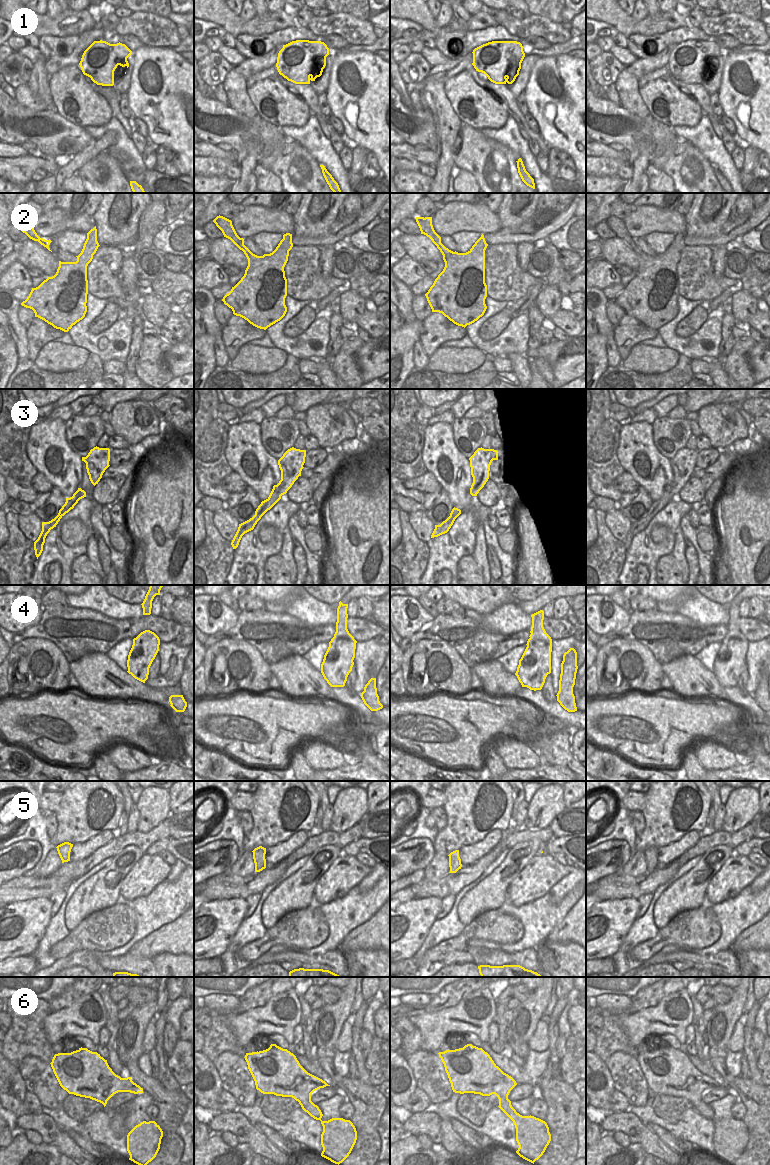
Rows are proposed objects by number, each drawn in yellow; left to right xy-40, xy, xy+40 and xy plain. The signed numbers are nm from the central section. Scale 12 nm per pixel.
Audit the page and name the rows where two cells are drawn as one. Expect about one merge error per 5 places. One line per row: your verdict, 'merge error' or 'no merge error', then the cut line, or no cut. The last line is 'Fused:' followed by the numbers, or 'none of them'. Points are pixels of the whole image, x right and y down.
1: merge error | xy (310, 73), (311, 77)
2: no merge error | no cut
3: no merge error | no cut
4: merge error | xy+40 (533, 637), (532, 659), (528, 666), (530, 682), (527, 687)
5: no merge error | no cut
6: no merge error | no cut
Fused: 1, 4

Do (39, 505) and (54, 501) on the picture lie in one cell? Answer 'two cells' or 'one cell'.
one cell

